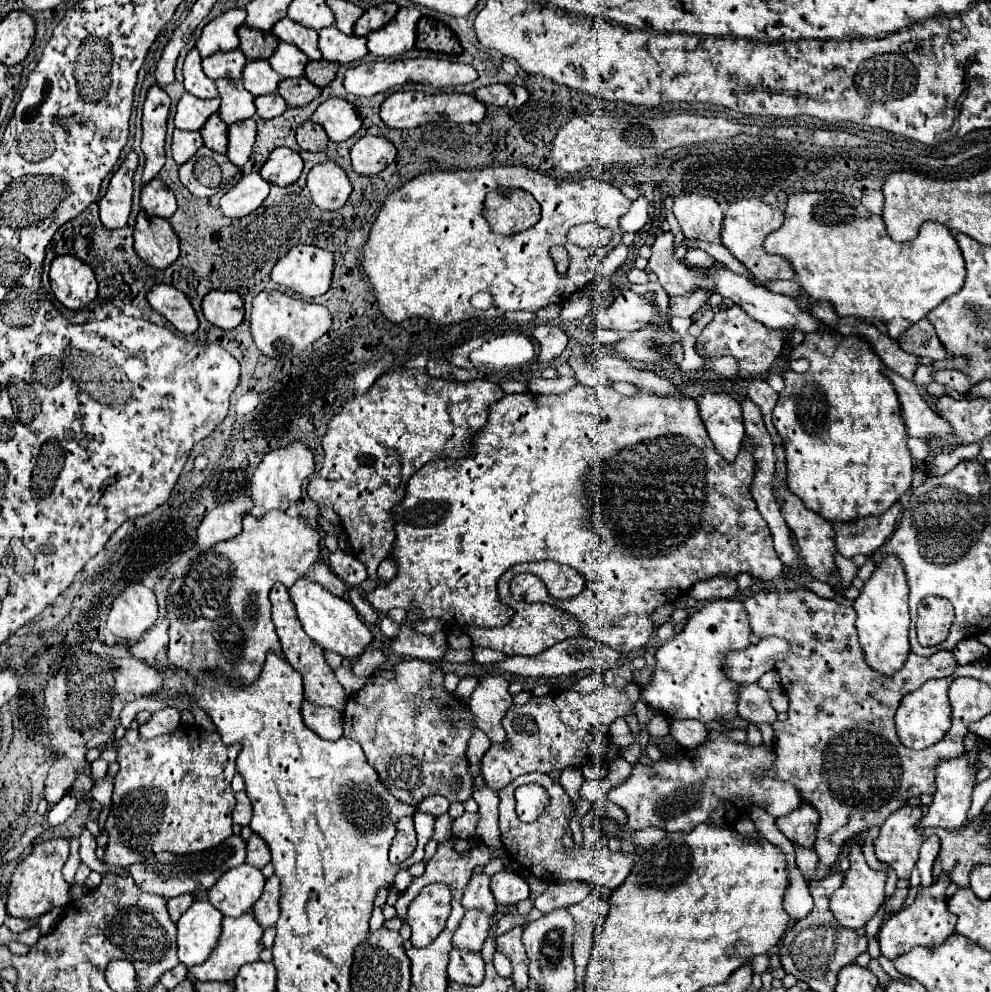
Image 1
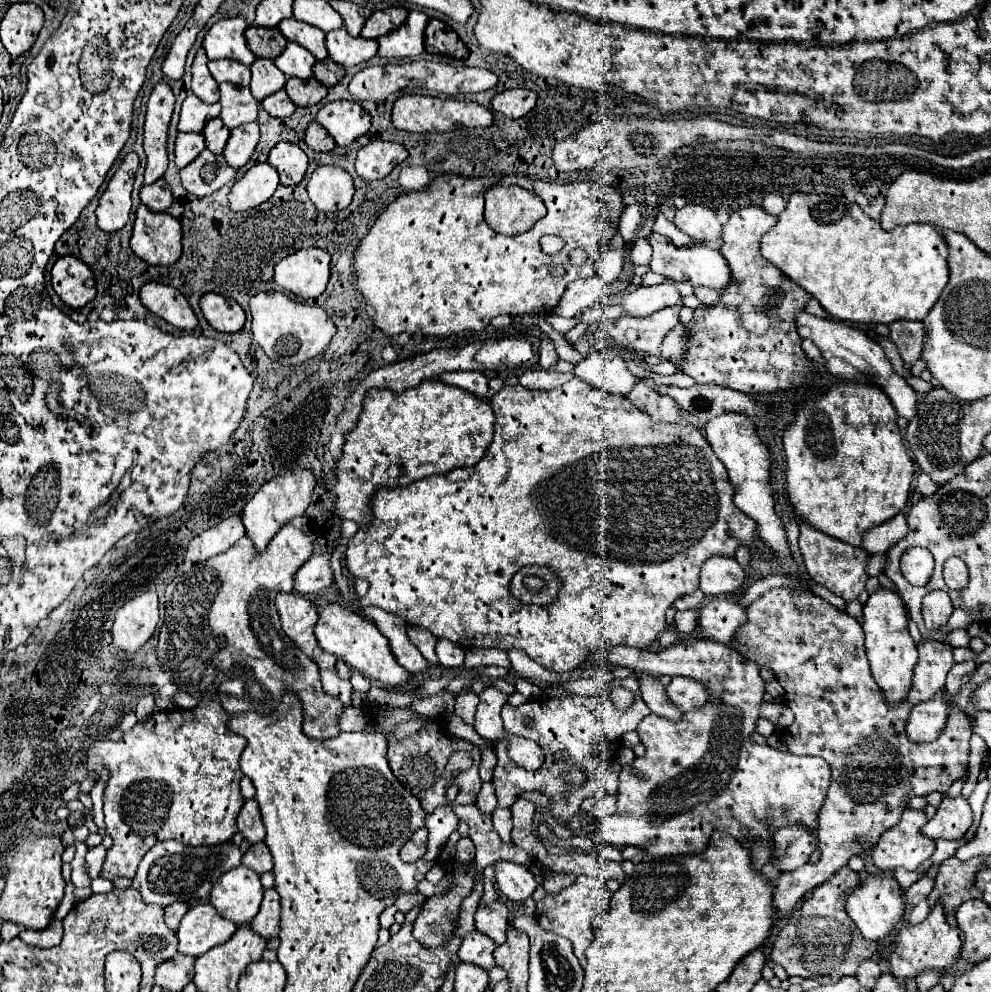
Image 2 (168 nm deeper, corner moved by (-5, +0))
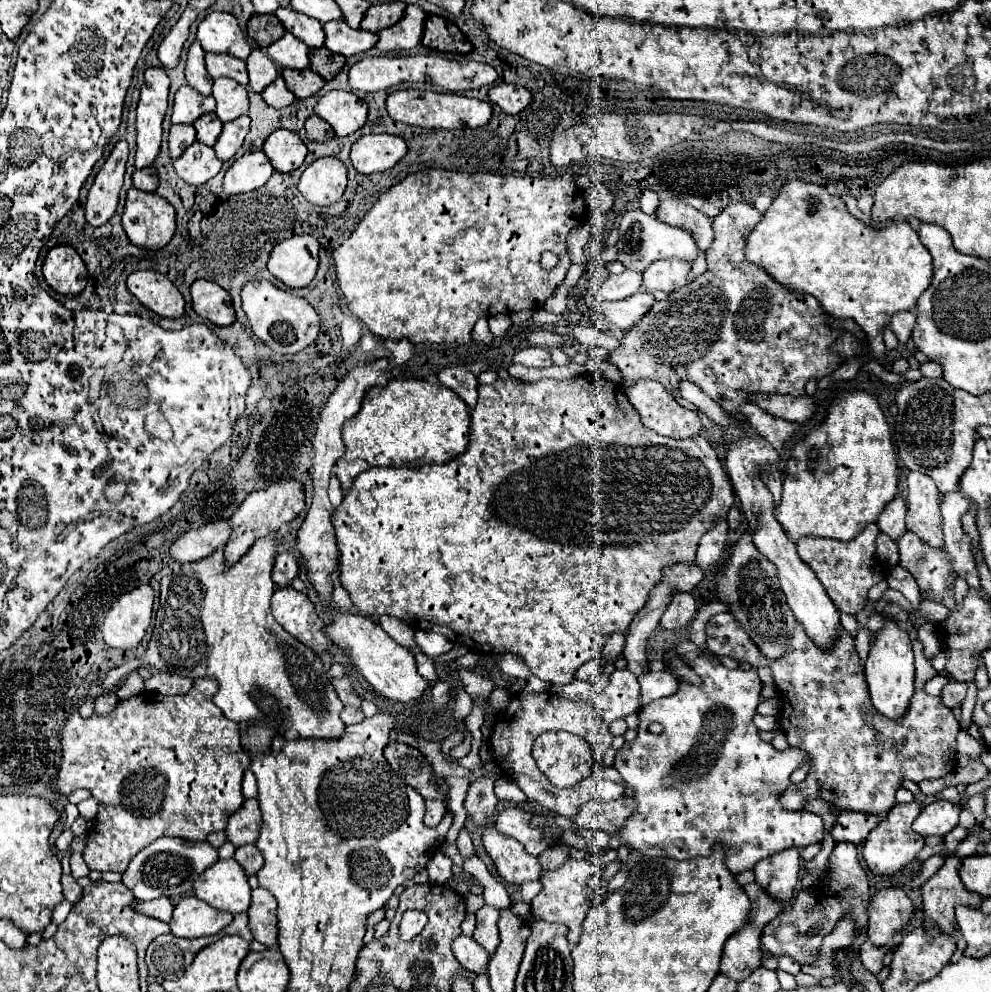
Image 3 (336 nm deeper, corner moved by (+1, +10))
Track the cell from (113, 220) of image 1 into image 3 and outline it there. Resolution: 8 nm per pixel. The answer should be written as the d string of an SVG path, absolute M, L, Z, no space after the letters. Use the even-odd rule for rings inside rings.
M120 140L108 160L104 162L102 170L96 174L94 184L88 192L86 202L86 220L92 226L106 224L118 206L118 194L124 182L124 166L128 160L128 144L126 140Z

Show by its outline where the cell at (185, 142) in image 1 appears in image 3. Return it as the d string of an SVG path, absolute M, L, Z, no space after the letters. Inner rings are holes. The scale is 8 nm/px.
M182 124L182 126L172 126L170 128L170 156L172 160L176 160L184 148L188 148L190 144L196 142L196 132L194 132L194 126L188 126L188 124Z

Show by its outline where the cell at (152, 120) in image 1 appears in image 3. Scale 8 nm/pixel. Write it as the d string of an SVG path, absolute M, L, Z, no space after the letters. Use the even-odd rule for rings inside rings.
M148 68L144 72L136 122L136 168L150 166L160 152L162 120L168 106L168 88L170 80L162 68Z

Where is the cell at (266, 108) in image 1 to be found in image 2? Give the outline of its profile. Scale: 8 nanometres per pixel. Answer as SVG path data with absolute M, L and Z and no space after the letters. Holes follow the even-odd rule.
M280 90L280 92L264 98L260 104L270 116L278 116L278 118L286 118L286 116L294 114L294 110L296 110L296 104L288 98L286 90Z

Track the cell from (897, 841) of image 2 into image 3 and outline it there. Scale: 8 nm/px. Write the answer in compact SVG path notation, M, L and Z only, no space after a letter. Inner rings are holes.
M918 802L910 804L896 804L886 820L882 820L866 838L862 854L868 864L868 868L874 874L894 874L896 870L902 870L906 864L910 864L916 854L924 848L924 838L912 830L912 822L918 818L922 806Z

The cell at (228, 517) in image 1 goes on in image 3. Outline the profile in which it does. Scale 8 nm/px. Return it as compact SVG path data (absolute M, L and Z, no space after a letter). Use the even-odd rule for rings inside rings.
M218 520L212 524L204 524L196 530L188 530L170 546L170 556L180 564L206 558L220 544L228 540L230 532L232 532L232 526L228 520Z

